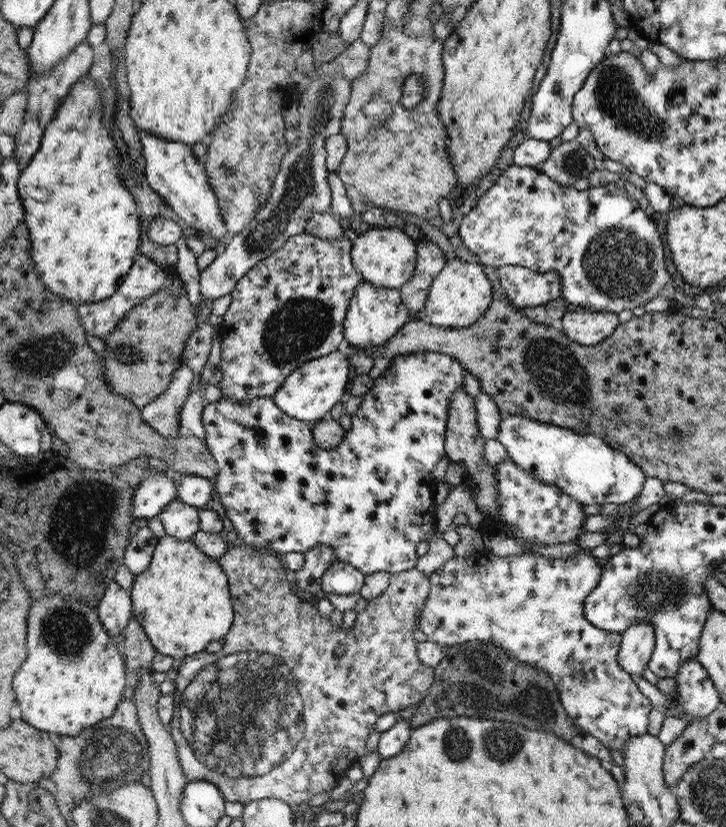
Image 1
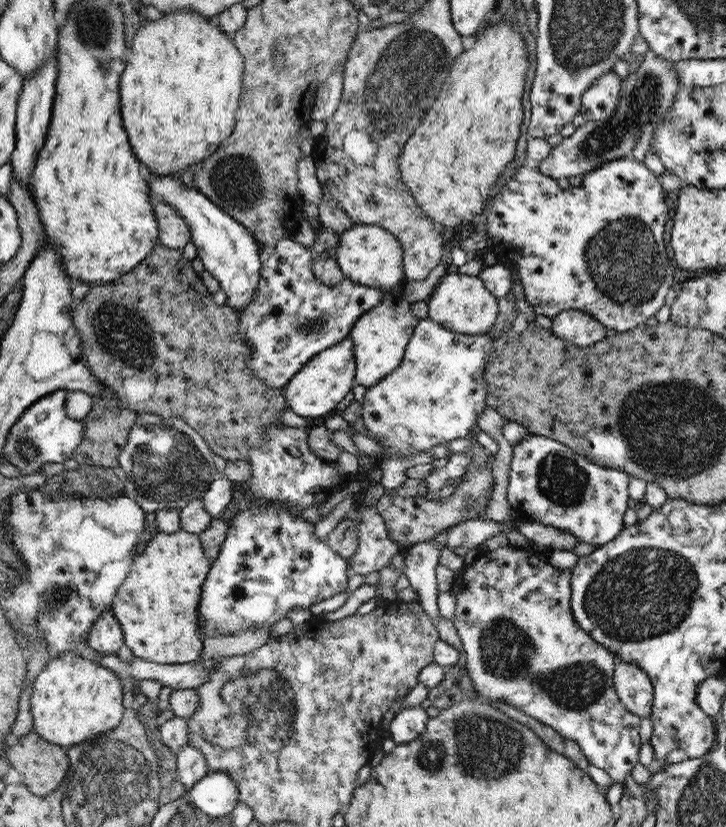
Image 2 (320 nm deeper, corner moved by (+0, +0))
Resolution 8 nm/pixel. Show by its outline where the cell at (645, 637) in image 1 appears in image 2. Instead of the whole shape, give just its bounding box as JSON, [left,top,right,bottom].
[613,657,653,719]

